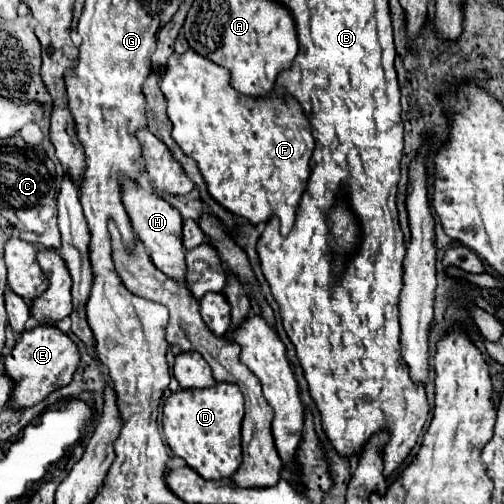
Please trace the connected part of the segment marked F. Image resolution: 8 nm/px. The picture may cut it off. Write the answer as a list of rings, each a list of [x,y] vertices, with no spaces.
[[[193,50],[185,54],[173,54],[167,62],[167,72],[161,80],[161,92],[167,100],[167,114],[173,122],[173,138],[181,150],[197,162],[197,168],[207,184],[207,190],[215,202],[219,202],[227,212],[245,218],[253,226],[267,222],[269,218],[279,218],[281,236],[285,238],[295,220],[295,210],[309,178],[309,160],[313,152],[313,136],[307,116],[293,98],[281,98],[273,94],[271,98],[251,98],[237,92],[229,84],[229,70],[197,56]]]

